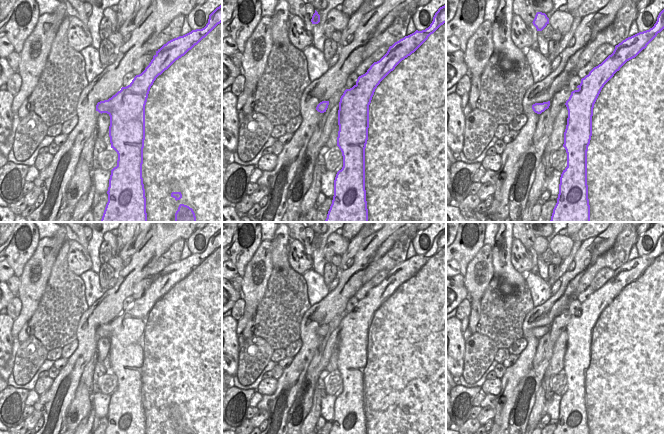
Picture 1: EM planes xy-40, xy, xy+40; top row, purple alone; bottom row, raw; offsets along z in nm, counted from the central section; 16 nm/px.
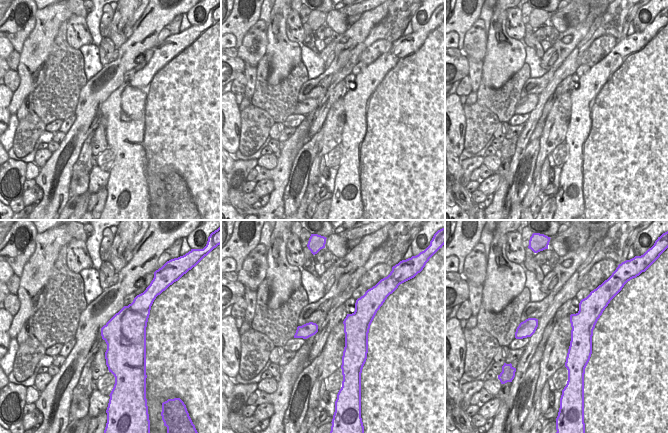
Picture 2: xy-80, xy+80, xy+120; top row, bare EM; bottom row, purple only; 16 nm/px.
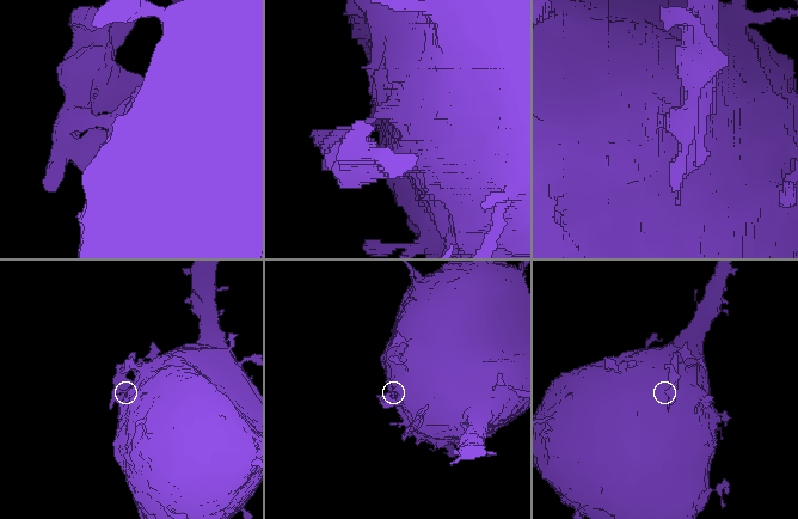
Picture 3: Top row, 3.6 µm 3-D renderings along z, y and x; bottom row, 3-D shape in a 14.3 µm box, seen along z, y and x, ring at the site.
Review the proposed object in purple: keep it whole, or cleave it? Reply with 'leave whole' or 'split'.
split

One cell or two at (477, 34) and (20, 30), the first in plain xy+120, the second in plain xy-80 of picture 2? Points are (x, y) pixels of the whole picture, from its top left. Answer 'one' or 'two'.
two

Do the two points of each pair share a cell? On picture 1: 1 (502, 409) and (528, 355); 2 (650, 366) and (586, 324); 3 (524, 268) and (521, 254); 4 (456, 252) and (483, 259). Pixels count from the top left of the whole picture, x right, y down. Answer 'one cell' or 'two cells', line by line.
1: one cell
2: one cell
3: one cell
4: two cells

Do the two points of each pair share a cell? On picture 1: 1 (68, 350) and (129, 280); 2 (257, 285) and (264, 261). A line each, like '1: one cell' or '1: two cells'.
1: two cells
2: one cell

